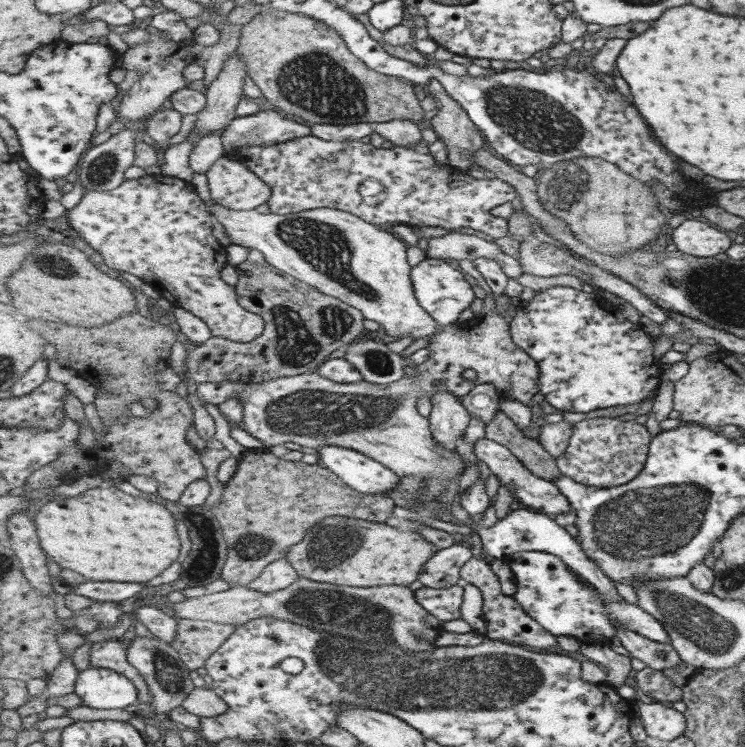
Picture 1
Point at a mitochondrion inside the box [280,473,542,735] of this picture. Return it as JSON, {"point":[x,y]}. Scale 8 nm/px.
{"point":[357,616]}

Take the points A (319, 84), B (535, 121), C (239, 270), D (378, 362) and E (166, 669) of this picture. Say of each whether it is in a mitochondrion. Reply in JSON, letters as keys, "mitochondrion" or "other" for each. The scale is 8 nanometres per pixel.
{"A":"mitochondrion","B":"mitochondrion","C":"other","D":"mitochondrion","E":"mitochondrion"}

